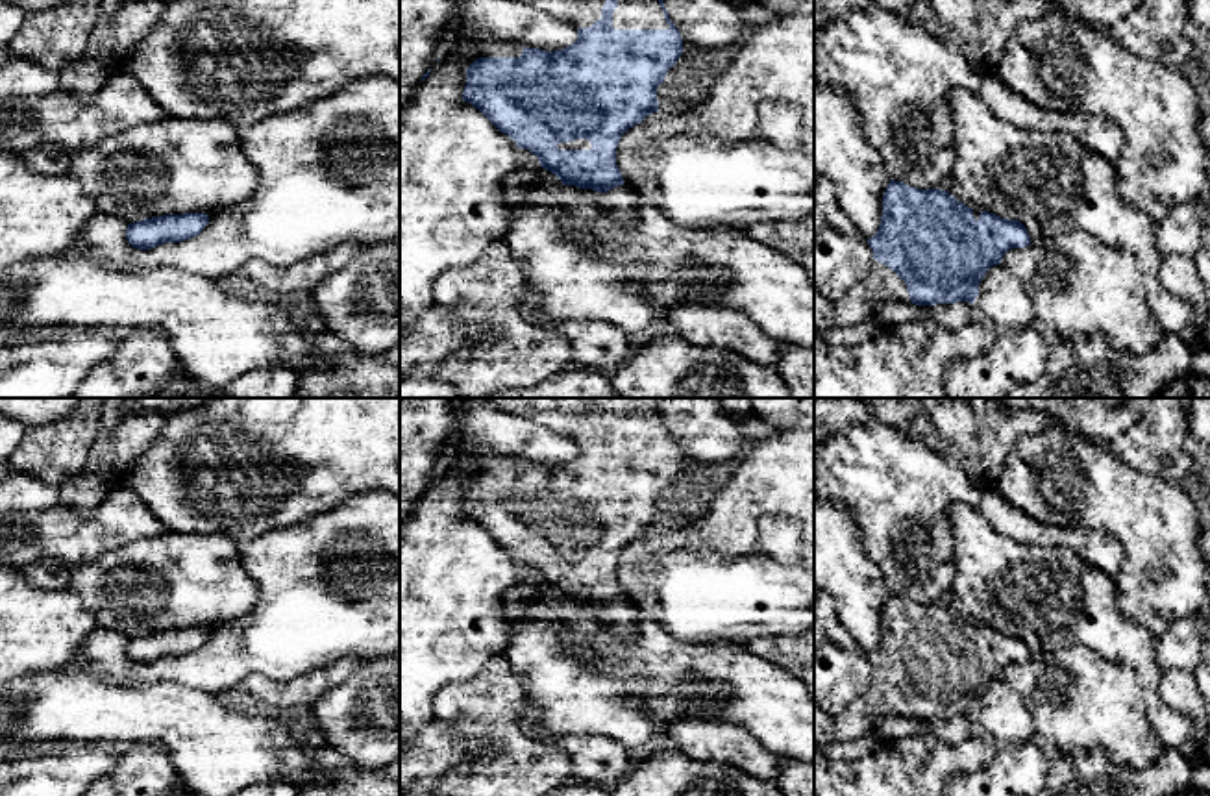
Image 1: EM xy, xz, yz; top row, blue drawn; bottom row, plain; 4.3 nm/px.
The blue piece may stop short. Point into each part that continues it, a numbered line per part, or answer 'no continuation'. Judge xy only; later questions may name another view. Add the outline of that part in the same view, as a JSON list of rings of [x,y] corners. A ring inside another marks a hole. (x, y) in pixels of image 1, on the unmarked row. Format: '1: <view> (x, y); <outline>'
no continuation

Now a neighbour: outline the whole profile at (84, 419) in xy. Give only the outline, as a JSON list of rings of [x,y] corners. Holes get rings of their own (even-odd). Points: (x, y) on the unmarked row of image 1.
[[[80,398],[67,418],[46,428],[28,428],[7,457],[11,468],[63,485],[83,470],[100,415],[102,398]]]

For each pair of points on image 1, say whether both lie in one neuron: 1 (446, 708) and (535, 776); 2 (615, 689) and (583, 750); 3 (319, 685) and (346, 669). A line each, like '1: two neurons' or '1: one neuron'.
1: one neuron
2: two neurons
3: one neuron

